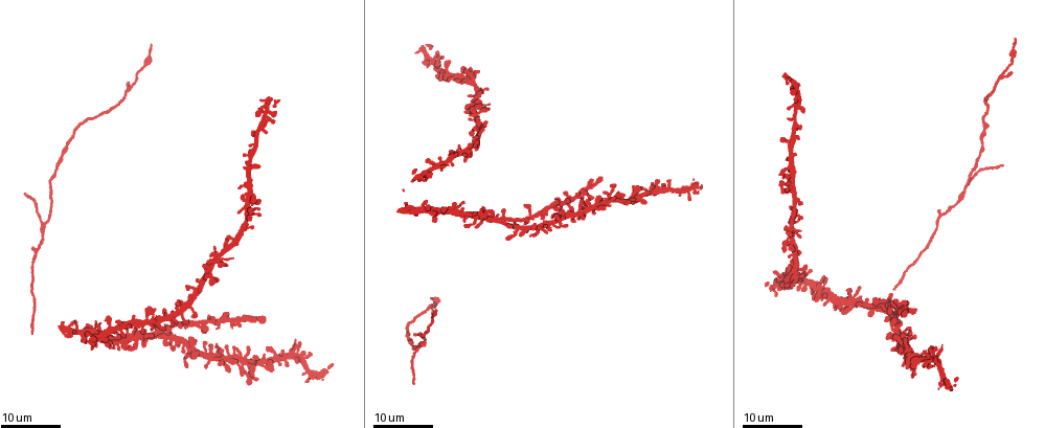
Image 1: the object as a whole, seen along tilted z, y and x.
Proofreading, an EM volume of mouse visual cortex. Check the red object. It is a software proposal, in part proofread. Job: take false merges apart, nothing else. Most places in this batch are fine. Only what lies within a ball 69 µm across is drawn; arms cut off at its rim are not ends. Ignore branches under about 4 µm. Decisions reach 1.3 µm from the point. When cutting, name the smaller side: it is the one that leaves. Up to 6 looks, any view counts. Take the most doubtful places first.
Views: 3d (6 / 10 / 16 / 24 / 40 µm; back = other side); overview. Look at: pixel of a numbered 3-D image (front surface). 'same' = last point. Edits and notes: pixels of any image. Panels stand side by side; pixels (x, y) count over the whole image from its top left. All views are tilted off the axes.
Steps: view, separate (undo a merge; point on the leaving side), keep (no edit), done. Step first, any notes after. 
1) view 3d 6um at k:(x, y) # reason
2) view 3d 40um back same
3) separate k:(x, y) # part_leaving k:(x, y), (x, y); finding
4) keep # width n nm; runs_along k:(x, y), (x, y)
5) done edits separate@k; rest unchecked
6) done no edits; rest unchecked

view 3d 16um at 1:(963, 193) # side arm on a straight run

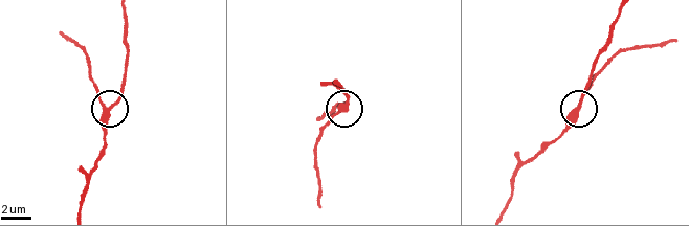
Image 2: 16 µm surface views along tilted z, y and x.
view 3d 6um at 2:(578, 107)

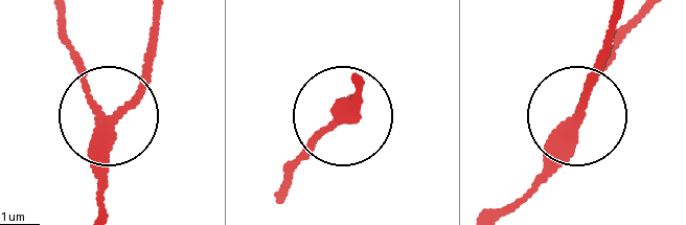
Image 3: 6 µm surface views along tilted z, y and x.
keep # arms 3; continuous, no second neuron

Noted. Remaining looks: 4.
view 3d 16um at 1:(95, 328) # thick turns thin

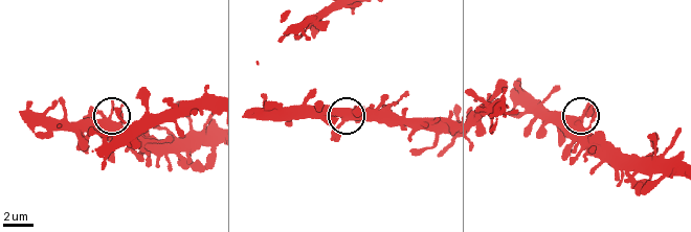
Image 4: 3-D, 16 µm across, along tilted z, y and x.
view 3d 10um at 4:(106, 119) # closer look

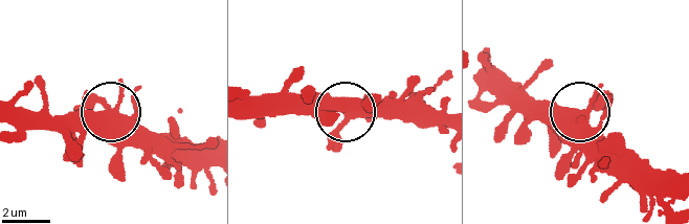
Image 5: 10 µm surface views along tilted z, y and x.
keep # width 360 nm; one neuron here

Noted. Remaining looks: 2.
view 3d 24um at 1:(906, 352) # looks like a crossing

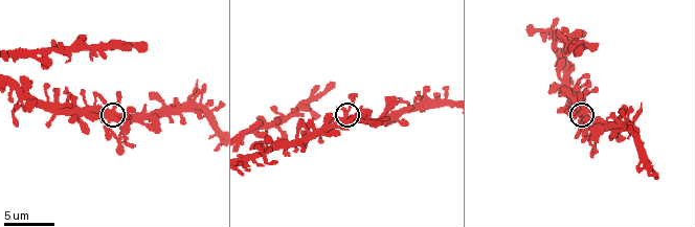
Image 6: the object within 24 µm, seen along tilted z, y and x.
view 3d 6um at 6:(113, 111)

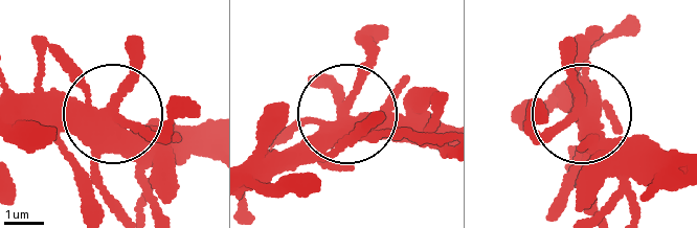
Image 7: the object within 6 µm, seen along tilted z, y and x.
keep # runs_along 7:(21, 101), (62, 99), (151, 127), (179, 113); one neuron here

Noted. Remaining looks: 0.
done no edits; rest unchecked

